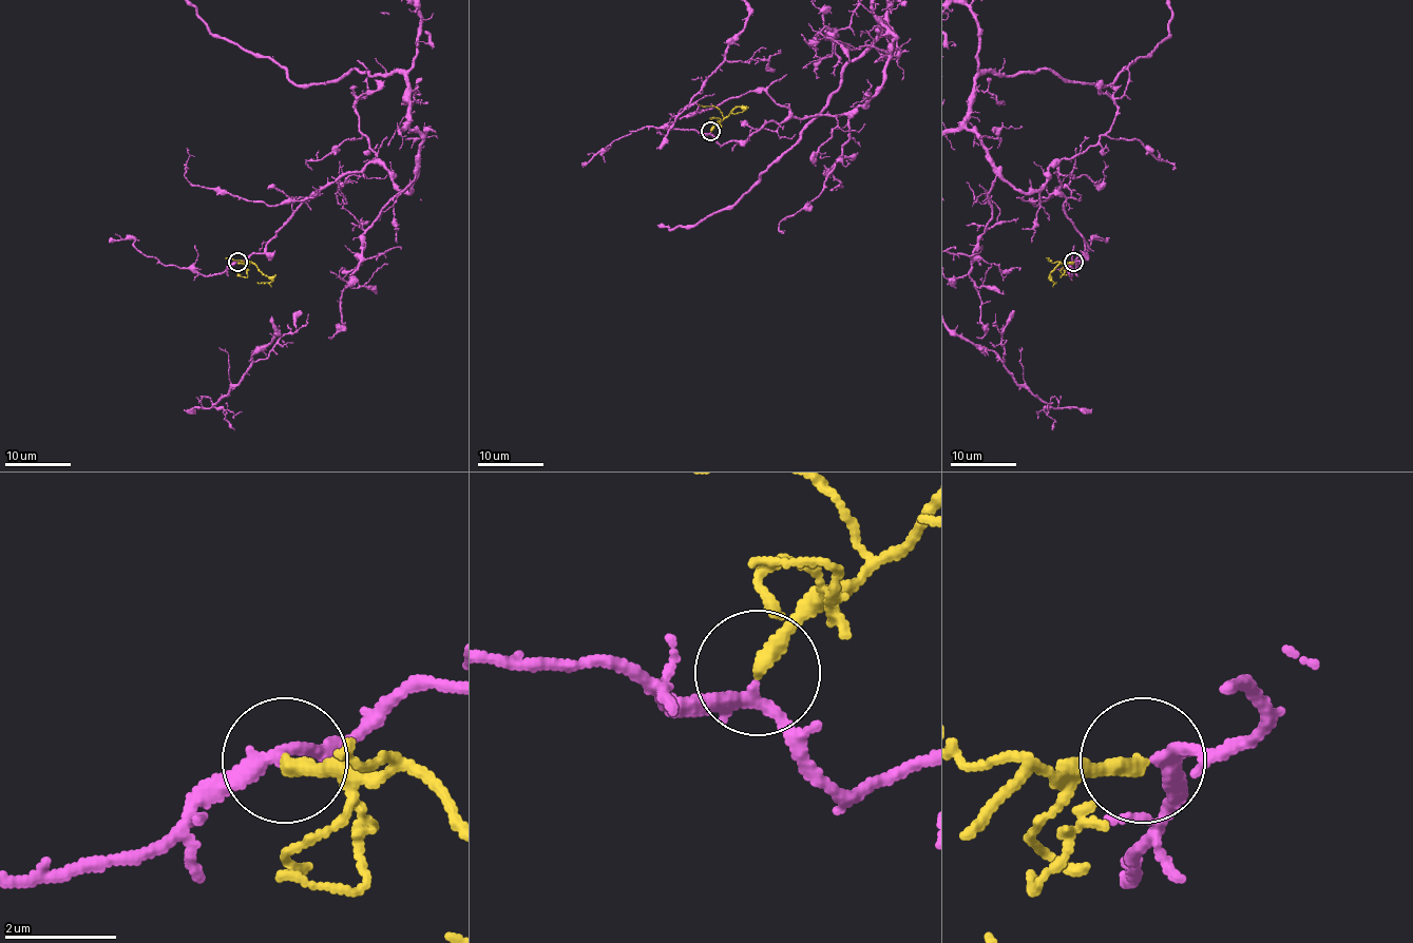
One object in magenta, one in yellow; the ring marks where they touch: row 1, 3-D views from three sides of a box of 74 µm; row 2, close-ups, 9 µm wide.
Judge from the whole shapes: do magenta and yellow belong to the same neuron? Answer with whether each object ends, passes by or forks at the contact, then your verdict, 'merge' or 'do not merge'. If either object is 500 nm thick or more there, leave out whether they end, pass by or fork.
magenta passes by | yellow ends | merge

